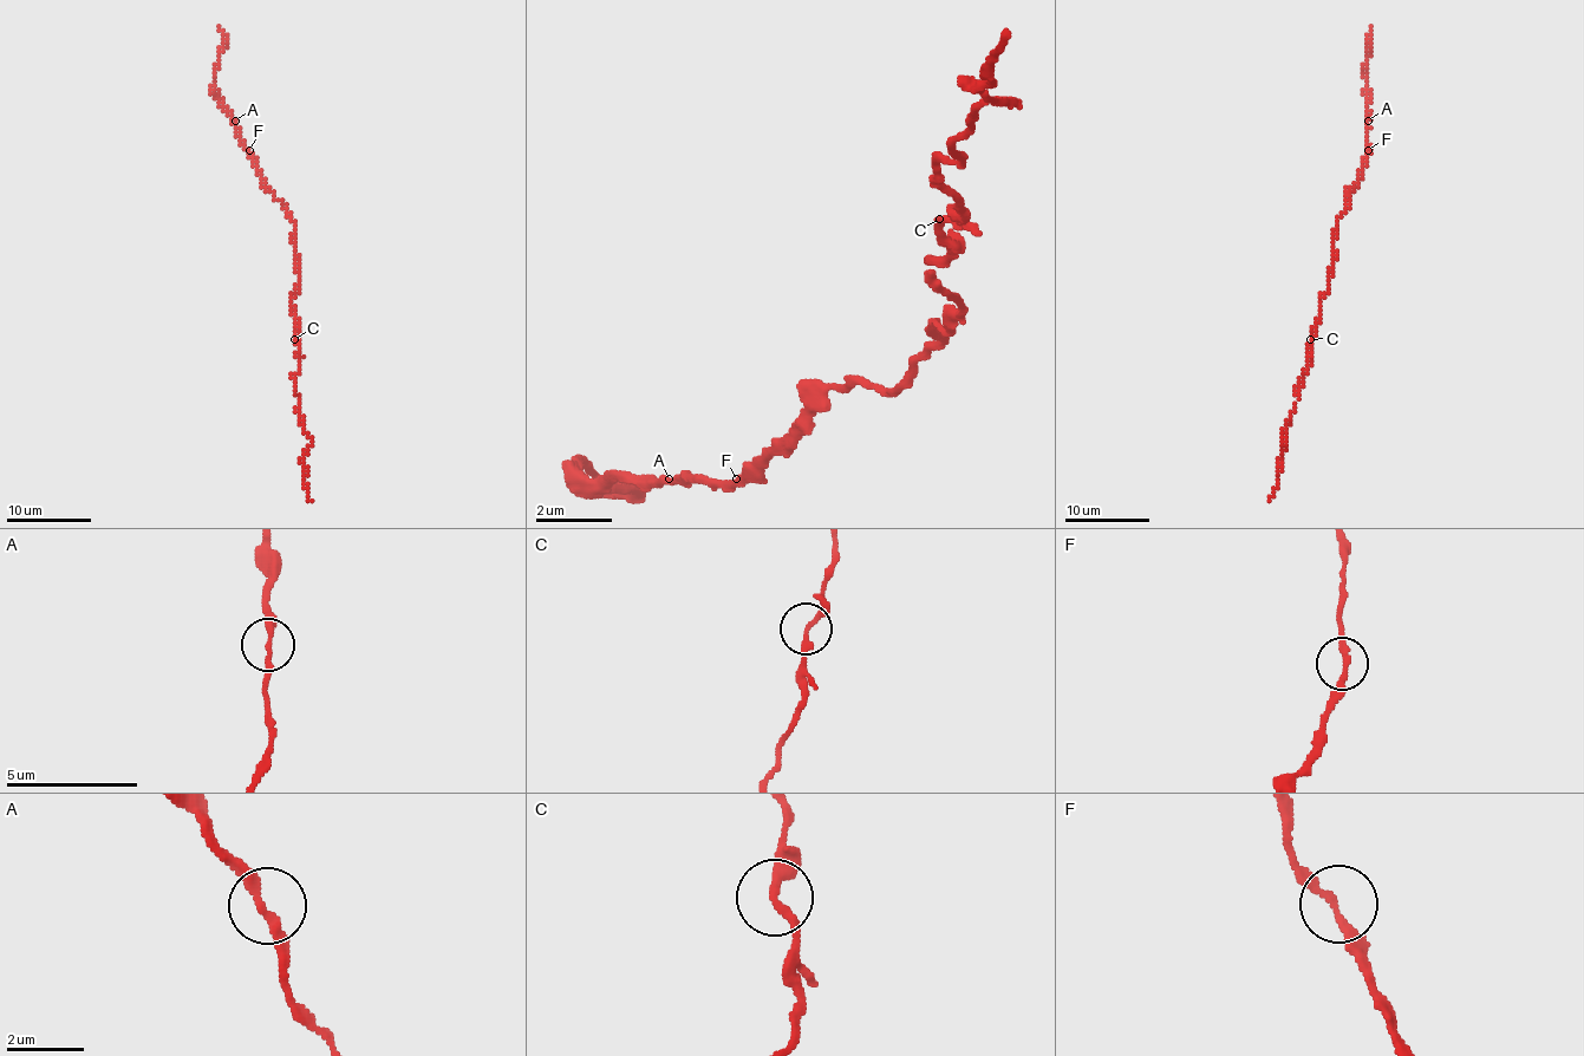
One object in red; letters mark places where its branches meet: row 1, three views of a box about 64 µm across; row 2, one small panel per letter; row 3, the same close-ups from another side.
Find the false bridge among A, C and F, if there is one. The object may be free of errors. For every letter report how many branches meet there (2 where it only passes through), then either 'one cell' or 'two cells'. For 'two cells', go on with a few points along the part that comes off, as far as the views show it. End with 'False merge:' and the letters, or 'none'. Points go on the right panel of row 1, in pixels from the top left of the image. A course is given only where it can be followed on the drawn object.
A: branches 2; one cell
C: branches 2; one cell
F: branches 2; one cell
False merge: none

